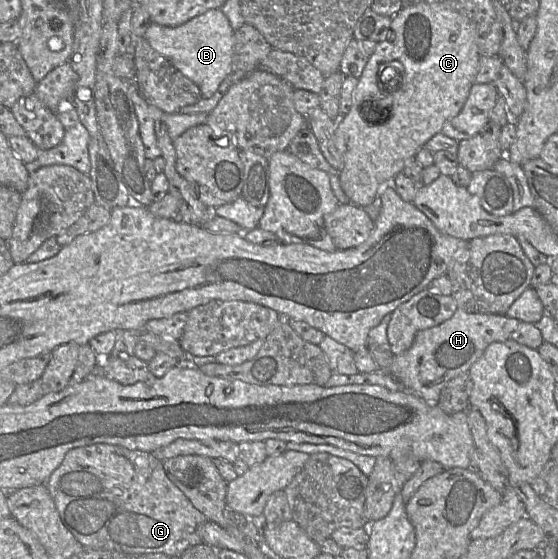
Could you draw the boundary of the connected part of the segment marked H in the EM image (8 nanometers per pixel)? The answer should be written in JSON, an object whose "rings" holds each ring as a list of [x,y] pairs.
{"rings":[[[457,309],[454,315],[440,325],[417,333],[409,349],[394,355],[388,374],[410,392],[429,404],[436,404],[441,390],[454,377],[468,373],[470,367],[493,342],[510,339],[521,321],[506,314],[468,313]]]}

